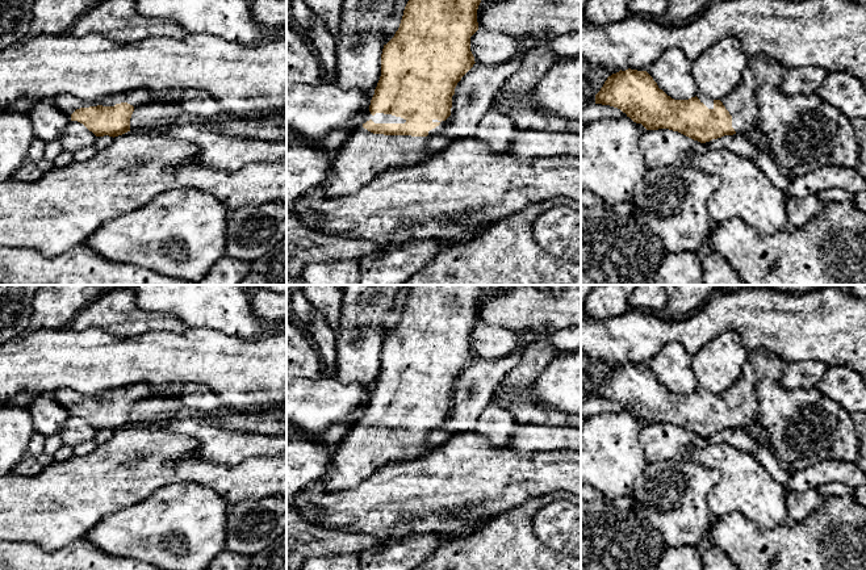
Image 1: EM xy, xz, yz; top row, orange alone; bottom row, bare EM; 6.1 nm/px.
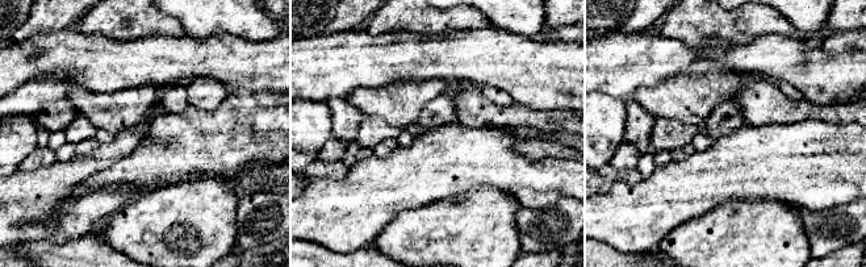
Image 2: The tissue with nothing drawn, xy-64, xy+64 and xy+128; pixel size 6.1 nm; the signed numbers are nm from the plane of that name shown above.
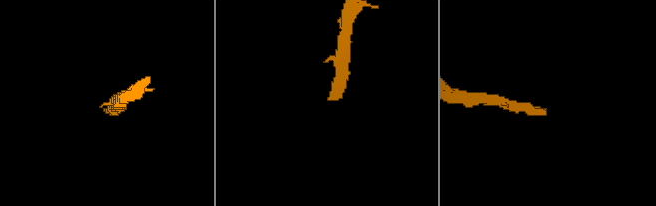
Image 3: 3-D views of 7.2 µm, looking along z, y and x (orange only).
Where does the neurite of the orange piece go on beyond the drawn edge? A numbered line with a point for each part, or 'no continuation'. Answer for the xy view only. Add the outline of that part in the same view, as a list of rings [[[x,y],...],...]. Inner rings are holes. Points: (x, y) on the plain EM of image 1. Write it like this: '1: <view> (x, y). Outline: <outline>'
1: xy (67, 397). Outline: [[[139,382],[131,386],[108,390],[93,397],[83,395],[70,387],[62,387],[53,394],[53,398],[68,411],[71,411],[71,408],[80,402],[89,402],[97,399],[114,401],[116,398],[121,397],[127,397],[130,399],[146,399],[150,397],[150,386],[145,382]]]

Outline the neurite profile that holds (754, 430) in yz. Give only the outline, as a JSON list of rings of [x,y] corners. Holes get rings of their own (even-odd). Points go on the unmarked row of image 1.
[[[753,422],[749,426],[746,426],[744,428],[744,432],[749,437],[754,439],[756,441],[767,444],[766,431],[765,431],[765,428],[758,422]]]

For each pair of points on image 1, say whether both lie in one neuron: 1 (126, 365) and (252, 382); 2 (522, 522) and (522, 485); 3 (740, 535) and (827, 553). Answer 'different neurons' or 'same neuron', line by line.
1: same neuron
2: different neurons
3: same neuron

